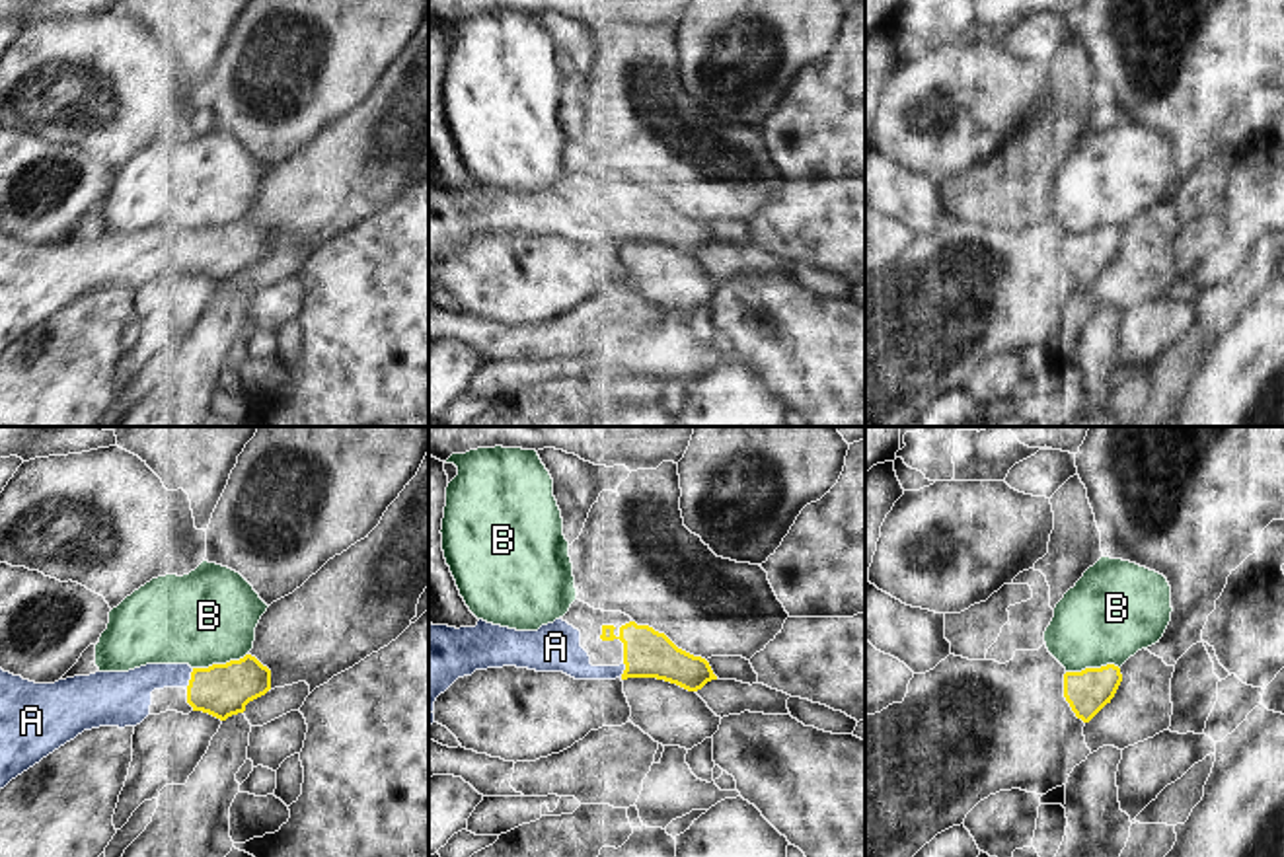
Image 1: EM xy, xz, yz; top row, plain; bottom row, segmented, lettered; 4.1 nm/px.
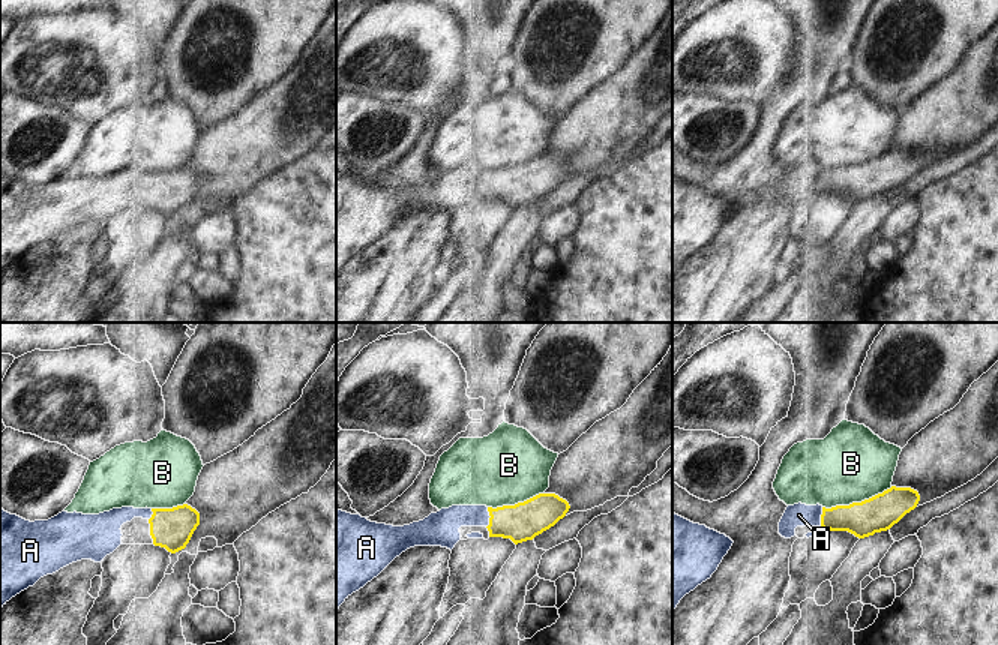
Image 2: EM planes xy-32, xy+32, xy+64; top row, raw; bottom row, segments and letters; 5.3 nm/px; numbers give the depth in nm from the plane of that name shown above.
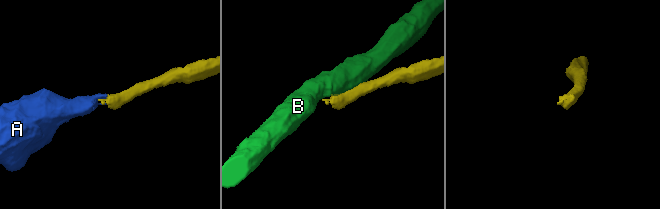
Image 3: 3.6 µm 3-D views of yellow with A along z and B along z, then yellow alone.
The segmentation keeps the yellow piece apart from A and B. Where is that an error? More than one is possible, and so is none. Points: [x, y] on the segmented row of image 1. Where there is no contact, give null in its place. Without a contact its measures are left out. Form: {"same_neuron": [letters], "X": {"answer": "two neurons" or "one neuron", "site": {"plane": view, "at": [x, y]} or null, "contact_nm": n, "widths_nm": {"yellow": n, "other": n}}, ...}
{"same_neuron": ["A"], "A": {"answer": "one neuron", "site": {"plane": "xy", "at": [191, 678]}, "contact_nm": 90, "widths_nm": {"yellow": 220, "other": 160}}, "B": {"answer": "two neurons", "site": {"plane": "xy", "at": [219, 665]}, "contact_nm": 240, "widths_nm": {"yellow": 220, "other": 400}}}

